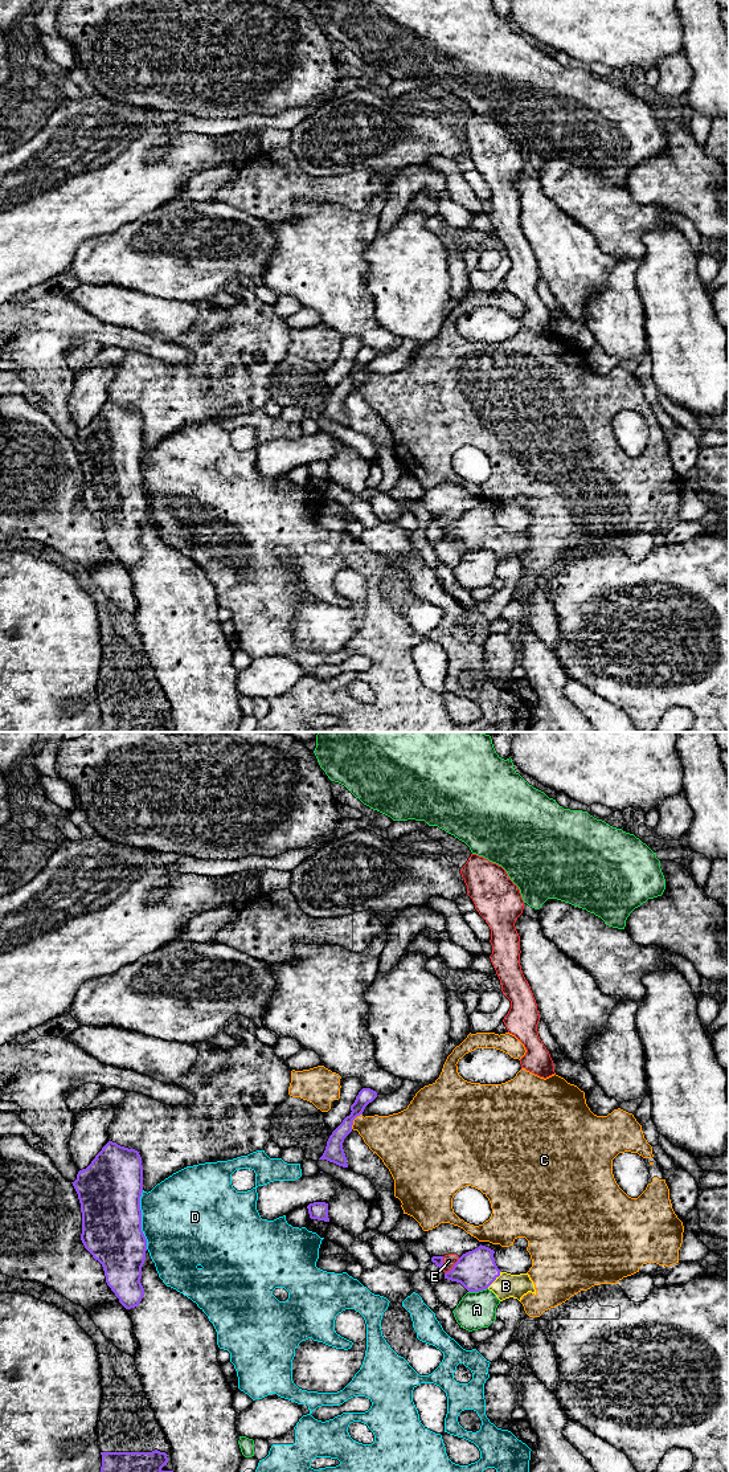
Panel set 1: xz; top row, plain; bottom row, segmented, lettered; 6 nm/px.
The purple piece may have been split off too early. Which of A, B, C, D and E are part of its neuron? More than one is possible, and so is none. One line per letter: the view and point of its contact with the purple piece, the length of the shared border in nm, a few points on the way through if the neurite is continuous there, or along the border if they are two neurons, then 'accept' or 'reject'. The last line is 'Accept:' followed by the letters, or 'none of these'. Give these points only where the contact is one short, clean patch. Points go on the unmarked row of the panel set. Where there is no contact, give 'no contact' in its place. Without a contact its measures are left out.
A: contact xz (478, 550); length 120 nm; reject
B: contact xz (495, 538); length 130 nm; way xz (475, 528), (495, 538), (506, 544); accept
C: contact xz (353, 377); length 120 nm; reject
D: contact xz (140, 478); length 360 nm; reject
E: contact xz (453, 526); length 140 nm; reject
Accept: B

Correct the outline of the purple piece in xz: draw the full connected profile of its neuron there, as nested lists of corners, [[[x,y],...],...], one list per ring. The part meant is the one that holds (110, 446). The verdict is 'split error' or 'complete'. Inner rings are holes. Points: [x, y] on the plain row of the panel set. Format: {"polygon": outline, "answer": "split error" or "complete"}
{"polygon": [[[108,400],[71,442],[81,462],[85,507],[102,523],[106,541],[119,561],[126,568],[138,565],[144,555],[140,537],[147,510],[142,490],[143,424],[139,410]]], "answer": "complete"}

